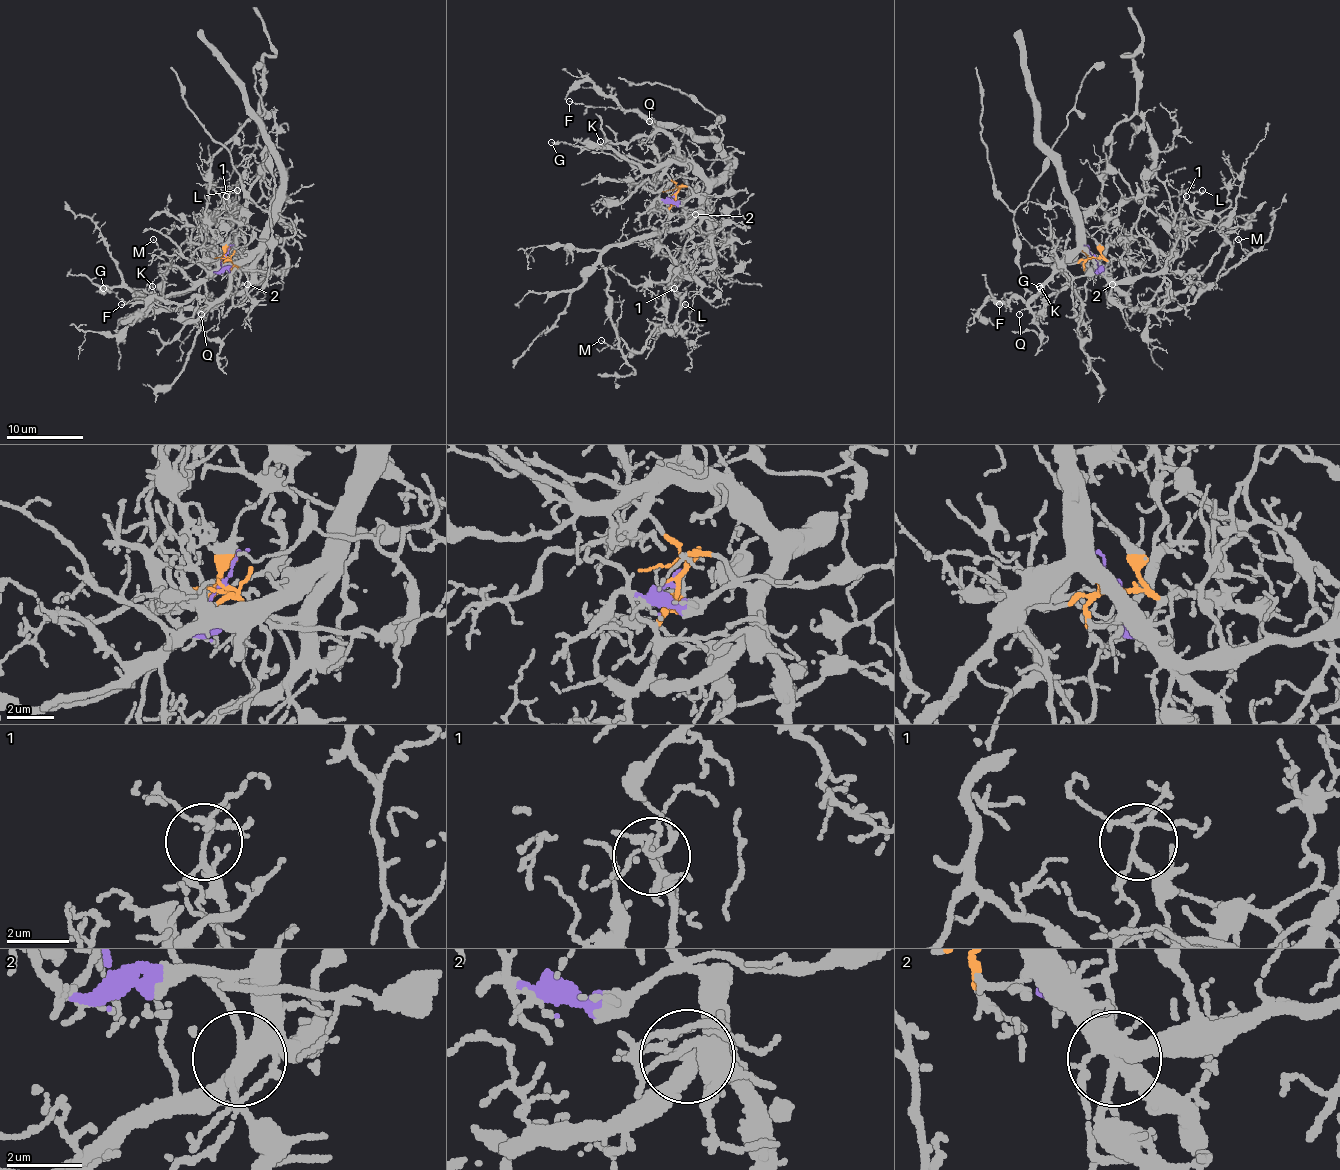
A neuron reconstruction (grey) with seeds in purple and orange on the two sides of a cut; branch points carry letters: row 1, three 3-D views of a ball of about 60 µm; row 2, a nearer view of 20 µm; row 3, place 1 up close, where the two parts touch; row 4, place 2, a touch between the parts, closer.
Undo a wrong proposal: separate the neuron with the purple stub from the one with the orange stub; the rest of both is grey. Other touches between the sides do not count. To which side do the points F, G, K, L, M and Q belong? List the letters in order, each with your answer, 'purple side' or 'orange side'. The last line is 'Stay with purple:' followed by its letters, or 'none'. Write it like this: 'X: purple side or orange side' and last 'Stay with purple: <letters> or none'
F: purple side
G: purple side
K: purple side
L: orange side
M: purple side
Q: purple side
Stay with purple: F, G, K, M, Q

